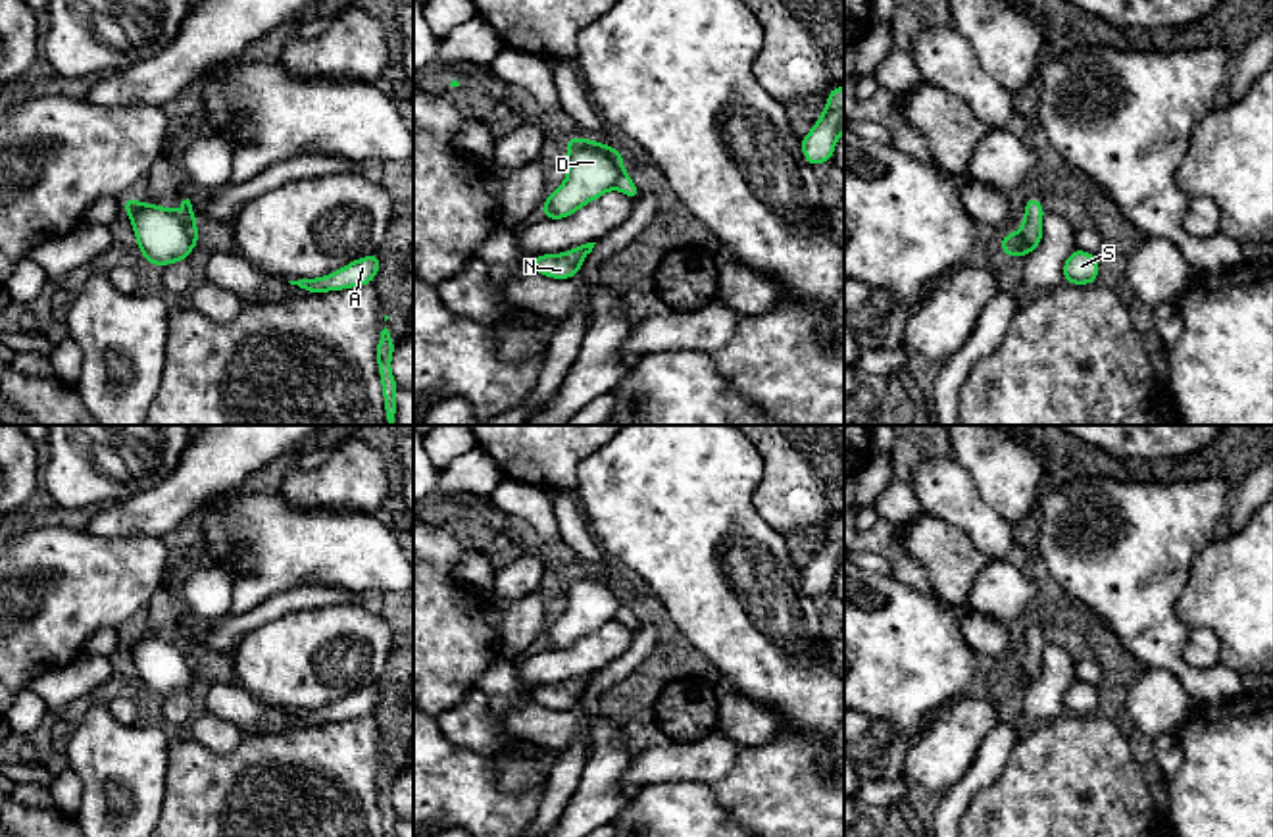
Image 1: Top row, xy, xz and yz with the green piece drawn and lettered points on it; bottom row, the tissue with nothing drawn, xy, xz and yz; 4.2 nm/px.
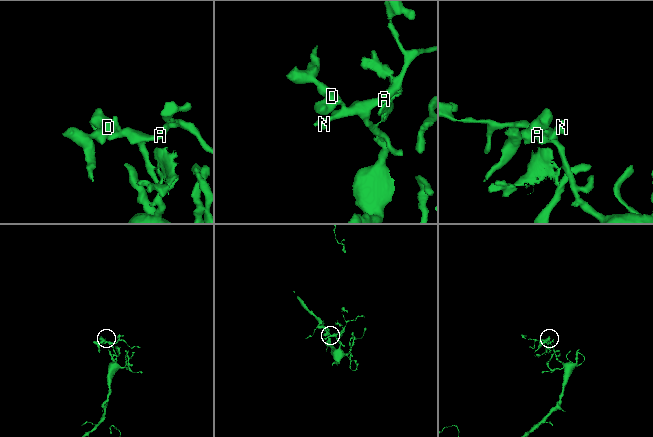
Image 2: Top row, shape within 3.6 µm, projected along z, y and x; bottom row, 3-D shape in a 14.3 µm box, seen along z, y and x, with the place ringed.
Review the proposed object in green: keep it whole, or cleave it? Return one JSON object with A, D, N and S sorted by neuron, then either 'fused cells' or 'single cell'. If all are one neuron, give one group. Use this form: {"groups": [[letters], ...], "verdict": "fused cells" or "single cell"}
{"groups": [["A", "N", "S"], ["D"]], "verdict": "fused cells"}

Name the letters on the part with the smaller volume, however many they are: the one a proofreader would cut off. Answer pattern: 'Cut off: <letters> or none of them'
Cut off: D

